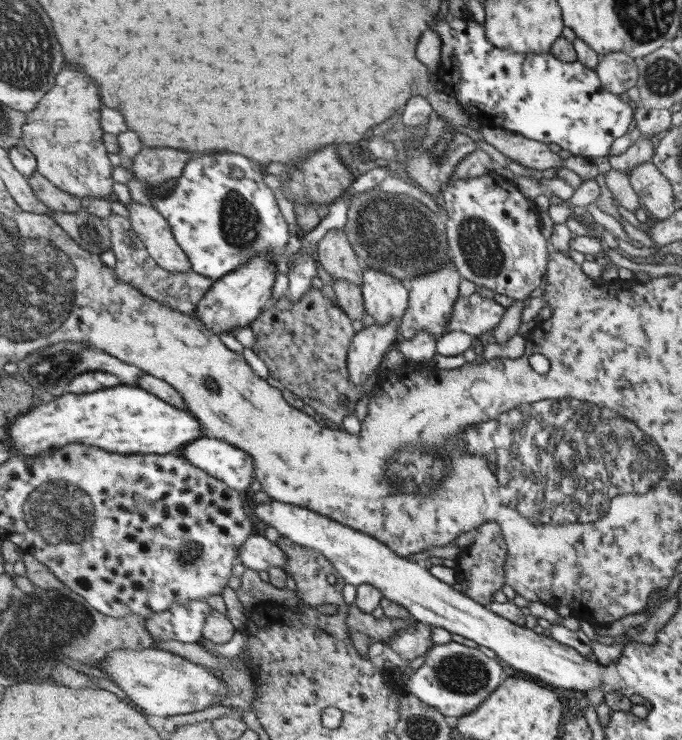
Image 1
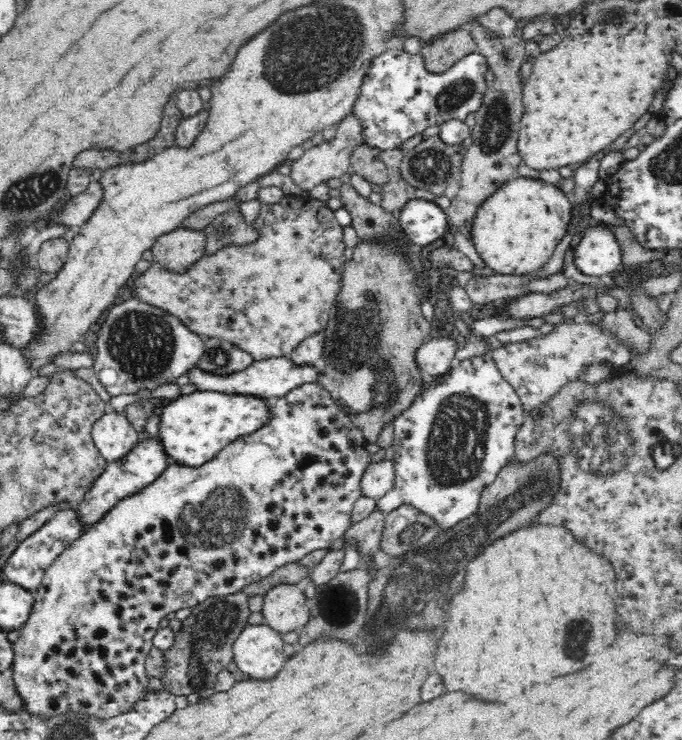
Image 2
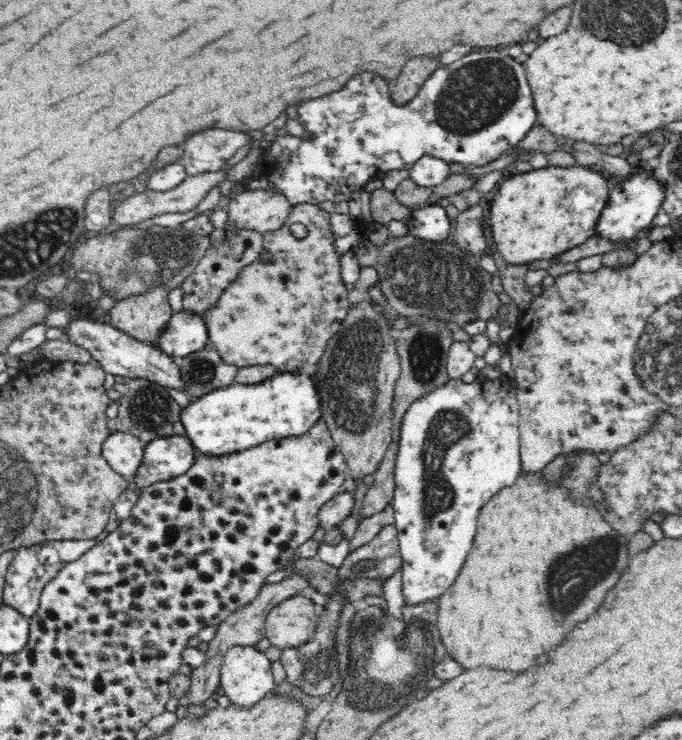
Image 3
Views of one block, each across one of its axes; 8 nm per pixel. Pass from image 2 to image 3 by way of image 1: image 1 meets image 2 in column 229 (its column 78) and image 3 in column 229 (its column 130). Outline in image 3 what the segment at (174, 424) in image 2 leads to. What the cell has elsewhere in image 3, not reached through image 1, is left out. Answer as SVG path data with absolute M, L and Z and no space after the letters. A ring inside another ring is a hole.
M284 372L262 384L236 384L236 386L228 386L228 388L216 388L208 394L202 394L200 398L190 400L190 404L180 410L180 420L186 430L186 440L192 442L196 454L220 458L220 456L230 456L234 452L254 448L254 446L274 440L274 438L288 438L294 434L304 434L312 426L312 422L316 422L316 418L322 416L318 412L318 408L320 408L318 396L316 396L318 388L312 386L308 372L304 372L302 376L296 374L296 378L292 378L292 376L294 374Z

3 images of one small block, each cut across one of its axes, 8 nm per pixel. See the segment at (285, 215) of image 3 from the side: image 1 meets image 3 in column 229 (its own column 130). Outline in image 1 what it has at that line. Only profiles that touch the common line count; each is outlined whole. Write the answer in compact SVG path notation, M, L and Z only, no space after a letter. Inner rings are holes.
M133 202L129 206L129 212L137 234L147 244L151 256L165 270L181 272L181 274L195 272L187 250L183 250L183 246L175 238L175 230L171 222L153 204L145 206L145 204Z

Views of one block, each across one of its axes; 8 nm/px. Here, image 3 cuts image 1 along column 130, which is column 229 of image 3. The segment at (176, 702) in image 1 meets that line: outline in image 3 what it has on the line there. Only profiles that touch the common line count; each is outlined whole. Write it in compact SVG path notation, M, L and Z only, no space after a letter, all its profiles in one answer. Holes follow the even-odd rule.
M232 646L222 662L220 692L230 696L230 702L252 706L264 696L276 692L270 660L256 646Z

